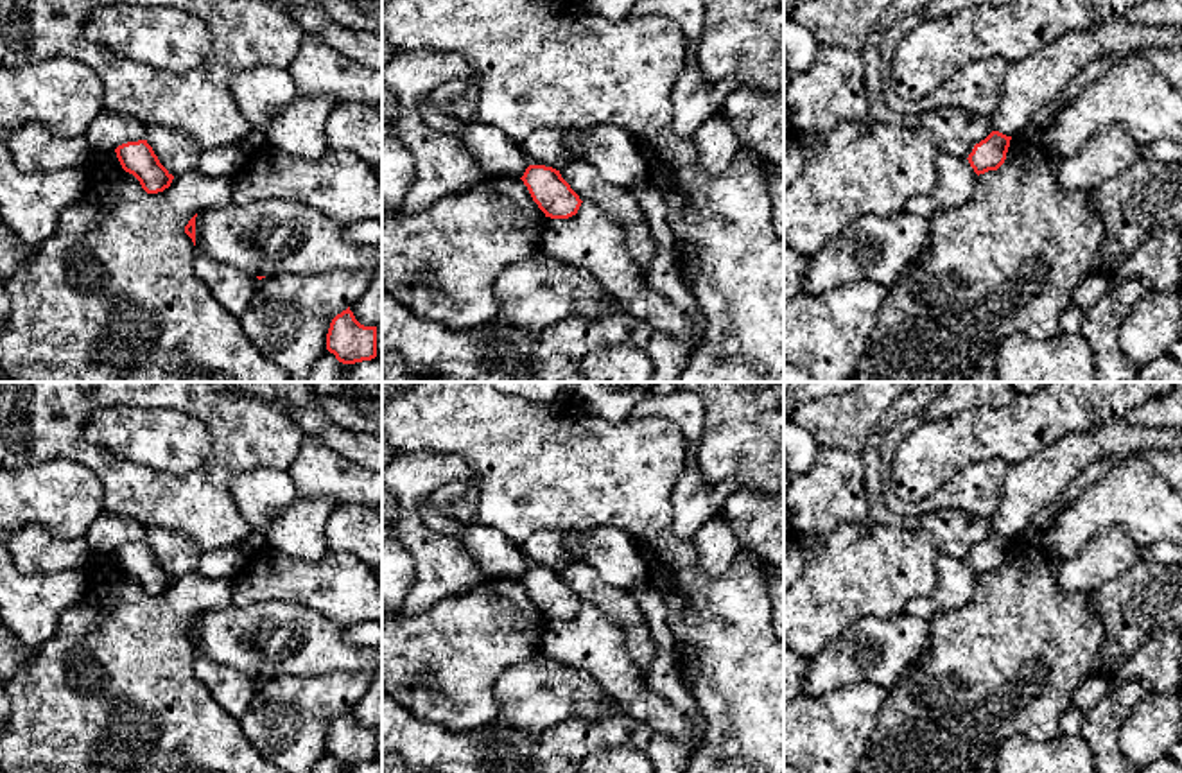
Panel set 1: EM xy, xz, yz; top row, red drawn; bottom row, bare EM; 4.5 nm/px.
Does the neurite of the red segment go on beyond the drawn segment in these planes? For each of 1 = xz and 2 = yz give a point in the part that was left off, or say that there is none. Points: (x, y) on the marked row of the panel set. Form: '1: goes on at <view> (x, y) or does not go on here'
1: does not go on here
2: does not go on here

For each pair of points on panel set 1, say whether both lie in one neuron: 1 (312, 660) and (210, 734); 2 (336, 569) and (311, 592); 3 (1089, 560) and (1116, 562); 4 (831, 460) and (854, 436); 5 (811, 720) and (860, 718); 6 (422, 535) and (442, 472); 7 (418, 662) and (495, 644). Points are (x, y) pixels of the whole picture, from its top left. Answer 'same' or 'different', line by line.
1: different
2: same
3: same
4: different
5: same
6: same
7: same

